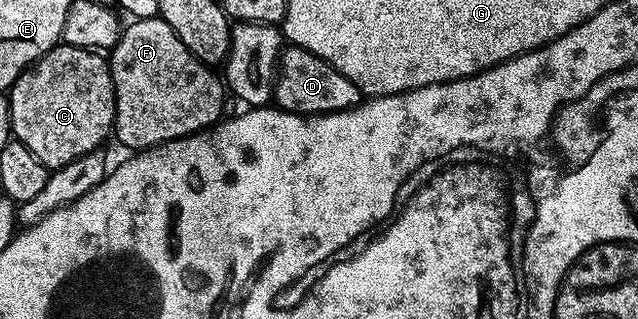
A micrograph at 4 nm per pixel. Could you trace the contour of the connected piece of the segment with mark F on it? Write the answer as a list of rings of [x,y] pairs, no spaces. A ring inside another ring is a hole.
[[[139,17],[129,23],[108,53],[114,84],[113,136],[130,149],[126,151],[141,151],[215,124],[223,116],[224,85],[219,74],[198,61],[161,17]]]

